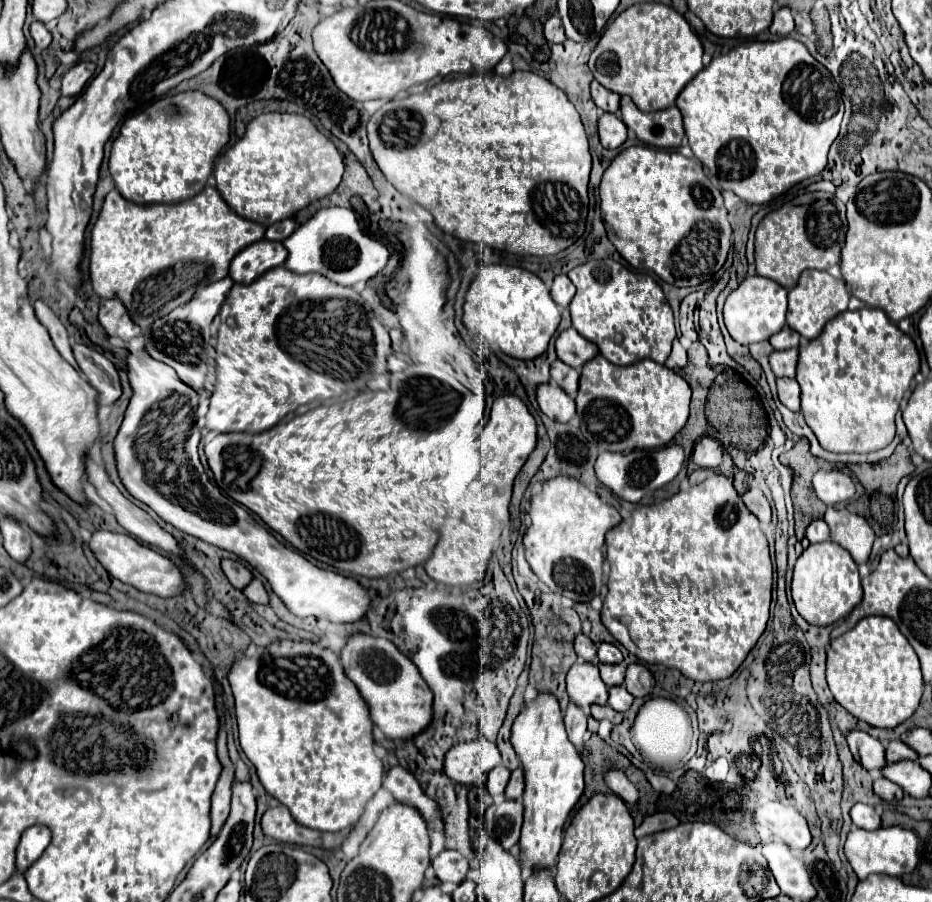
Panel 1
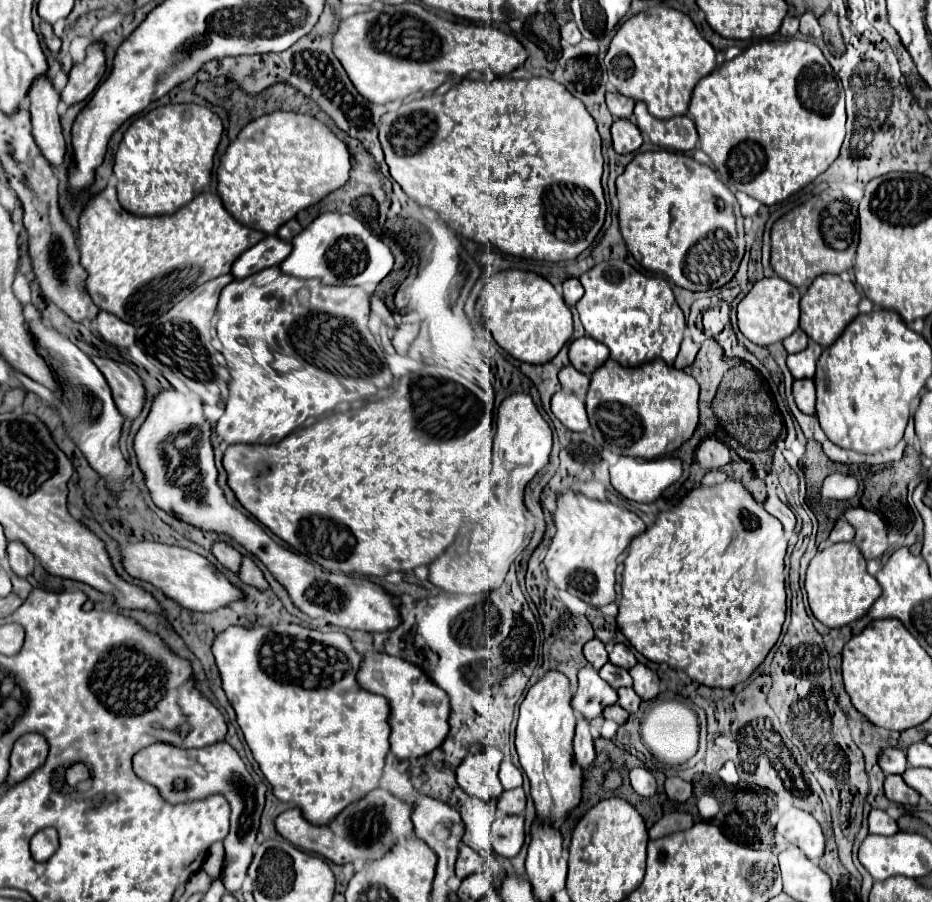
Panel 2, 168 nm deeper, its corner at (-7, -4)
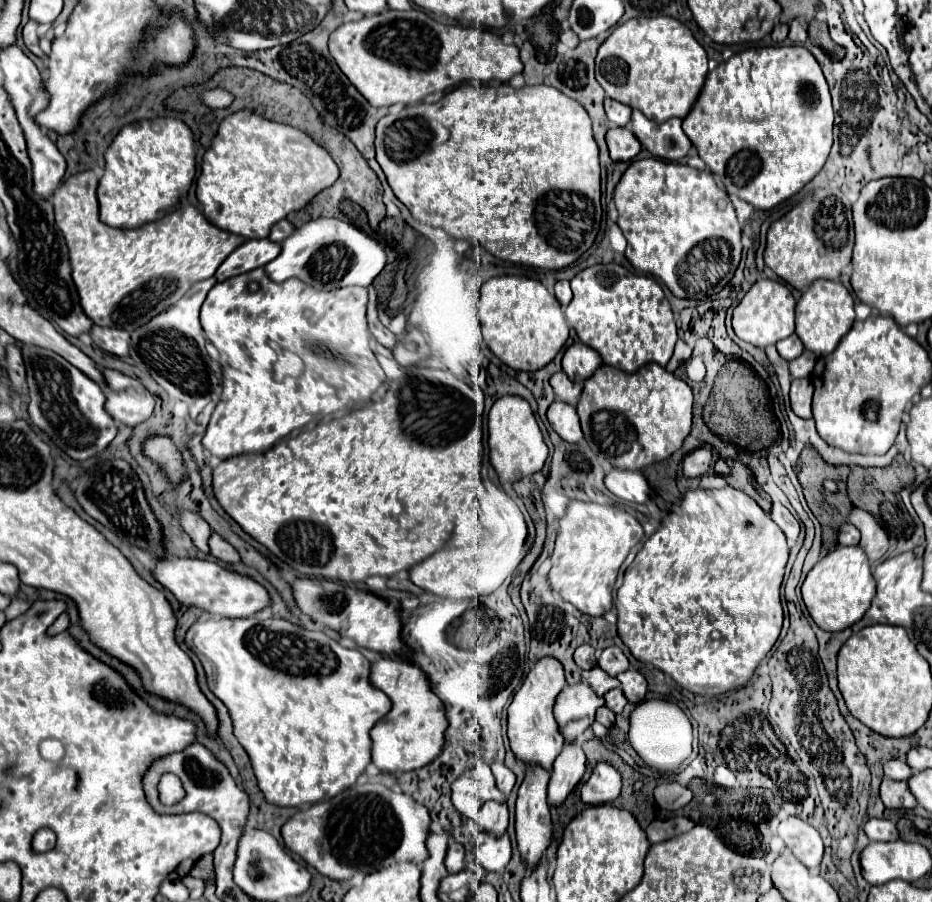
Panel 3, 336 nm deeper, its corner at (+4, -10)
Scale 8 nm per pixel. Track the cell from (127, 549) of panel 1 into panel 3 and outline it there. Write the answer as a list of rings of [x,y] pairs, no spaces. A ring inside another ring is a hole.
[[[155,558],[153,578],[171,590],[171,594],[187,608],[201,608],[213,616],[221,618],[247,618],[269,604],[267,590],[255,580],[221,568],[217,562],[197,560],[197,558]]]

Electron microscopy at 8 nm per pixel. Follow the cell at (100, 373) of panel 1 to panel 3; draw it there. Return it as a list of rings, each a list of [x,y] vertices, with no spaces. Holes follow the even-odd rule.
[[[101,368],[101,374],[103,394],[107,398],[105,410],[113,420],[127,426],[137,426],[151,416],[155,398],[139,380],[109,368]]]

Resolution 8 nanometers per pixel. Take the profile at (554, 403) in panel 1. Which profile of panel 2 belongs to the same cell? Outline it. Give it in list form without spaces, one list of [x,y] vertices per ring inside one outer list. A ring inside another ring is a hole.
[[[560,390],[556,396],[552,396],[552,412],[572,432],[584,432],[590,426],[584,402],[570,392]]]

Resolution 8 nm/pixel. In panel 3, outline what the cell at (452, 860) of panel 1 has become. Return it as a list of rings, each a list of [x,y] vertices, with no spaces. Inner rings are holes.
[[[451,842],[449,850],[447,850],[447,858],[445,858],[447,872],[457,874],[459,870],[463,870],[465,868],[463,860],[465,860],[465,848],[461,844],[457,844],[457,842]]]

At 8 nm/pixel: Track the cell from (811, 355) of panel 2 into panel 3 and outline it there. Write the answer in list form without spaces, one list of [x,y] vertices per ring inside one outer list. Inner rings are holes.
[[[803,350],[803,354],[801,354],[799,358],[795,358],[795,360],[789,362],[789,372],[791,372],[791,376],[793,376],[793,378],[807,378],[807,376],[811,374],[813,366],[815,366],[815,360],[817,360],[817,356],[815,356],[813,352]]]

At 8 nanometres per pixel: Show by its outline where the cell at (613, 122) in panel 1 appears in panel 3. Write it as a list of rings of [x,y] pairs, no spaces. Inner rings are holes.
[[[611,128],[607,132],[605,140],[607,140],[607,146],[609,146],[611,160],[627,162],[627,160],[635,158],[641,150],[639,140],[635,138],[635,134],[629,128]]]

